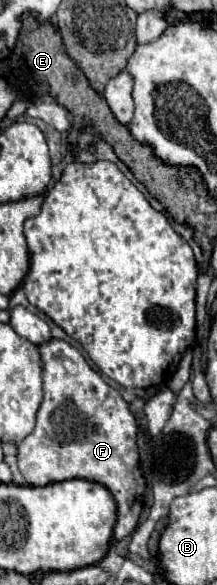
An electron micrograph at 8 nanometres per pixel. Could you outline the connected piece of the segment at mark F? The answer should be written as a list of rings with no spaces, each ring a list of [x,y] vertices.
[[[52,338],[48,342],[42,342],[38,346],[38,352],[42,358],[44,402],[38,410],[34,432],[18,444],[18,468],[30,486],[46,486],[52,482],[72,478],[84,478],[106,486],[118,504],[118,522],[114,526],[114,538],[122,540],[128,534],[132,534],[138,524],[140,510],[136,510],[134,506],[142,502],[146,490],[146,482],[138,464],[136,420],[128,410],[128,404],[122,400],[122,396],[114,388],[110,388],[96,370],[88,366],[80,350],[76,350],[64,340]]]

